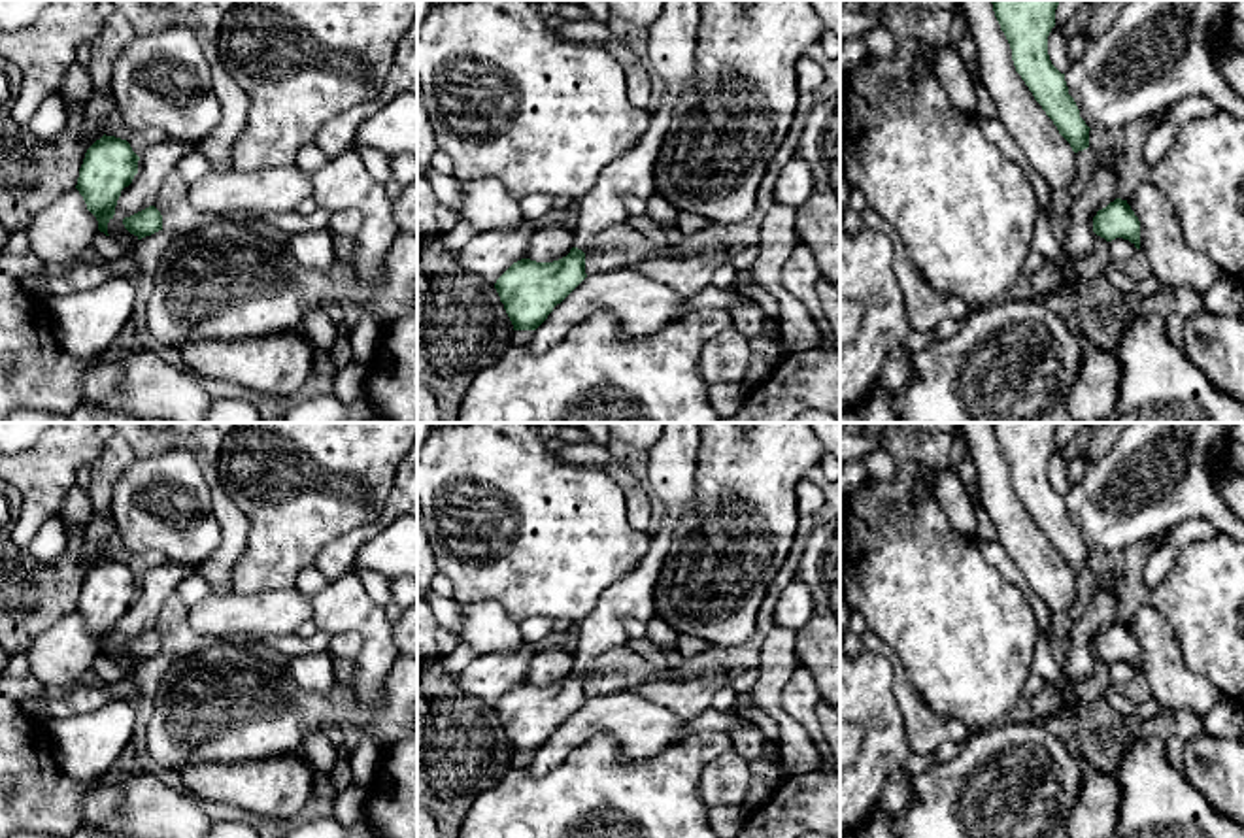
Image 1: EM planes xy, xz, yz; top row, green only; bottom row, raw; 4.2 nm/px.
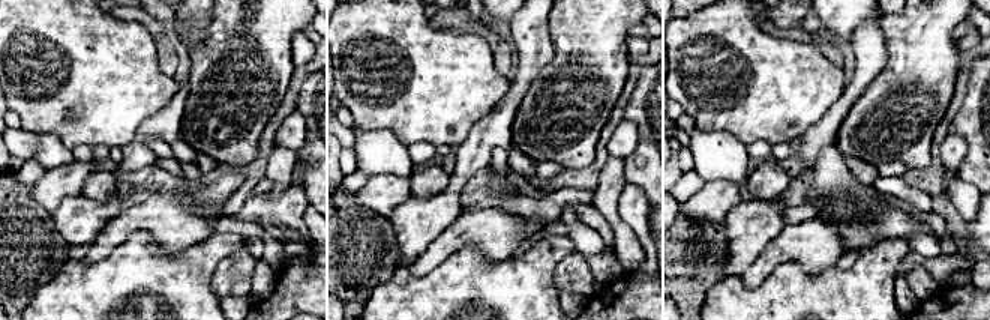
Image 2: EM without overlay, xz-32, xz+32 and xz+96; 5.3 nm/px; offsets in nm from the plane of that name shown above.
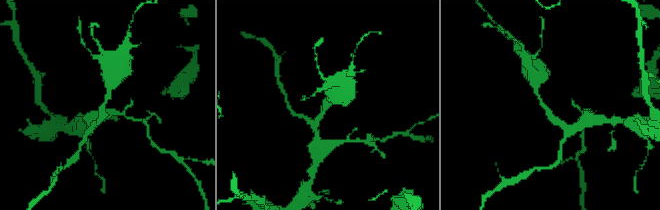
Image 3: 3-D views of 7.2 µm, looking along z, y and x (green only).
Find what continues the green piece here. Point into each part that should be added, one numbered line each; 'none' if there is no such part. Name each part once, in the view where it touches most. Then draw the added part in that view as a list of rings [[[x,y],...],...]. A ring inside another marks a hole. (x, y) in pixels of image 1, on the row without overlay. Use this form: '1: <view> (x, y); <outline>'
1: xz (671, 465); [[[664,423],[659,444],[646,459],[646,476],[664,506],[661,528],[651,536],[647,553],[598,598],[597,608],[578,623],[574,670],[583,676],[593,661],[627,644],[625,619],[647,621],[653,615],[653,593],[676,523],[695,508],[695,468],[700,445],[698,423]]]

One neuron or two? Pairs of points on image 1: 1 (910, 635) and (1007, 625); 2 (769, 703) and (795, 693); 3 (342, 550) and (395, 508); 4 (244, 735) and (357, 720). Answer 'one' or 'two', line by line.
1: one
2: two
3: one
4: one

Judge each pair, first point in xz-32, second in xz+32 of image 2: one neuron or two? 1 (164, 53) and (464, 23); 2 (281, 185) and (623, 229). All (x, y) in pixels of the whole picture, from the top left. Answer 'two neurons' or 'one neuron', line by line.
1: one neuron
2: one neuron

